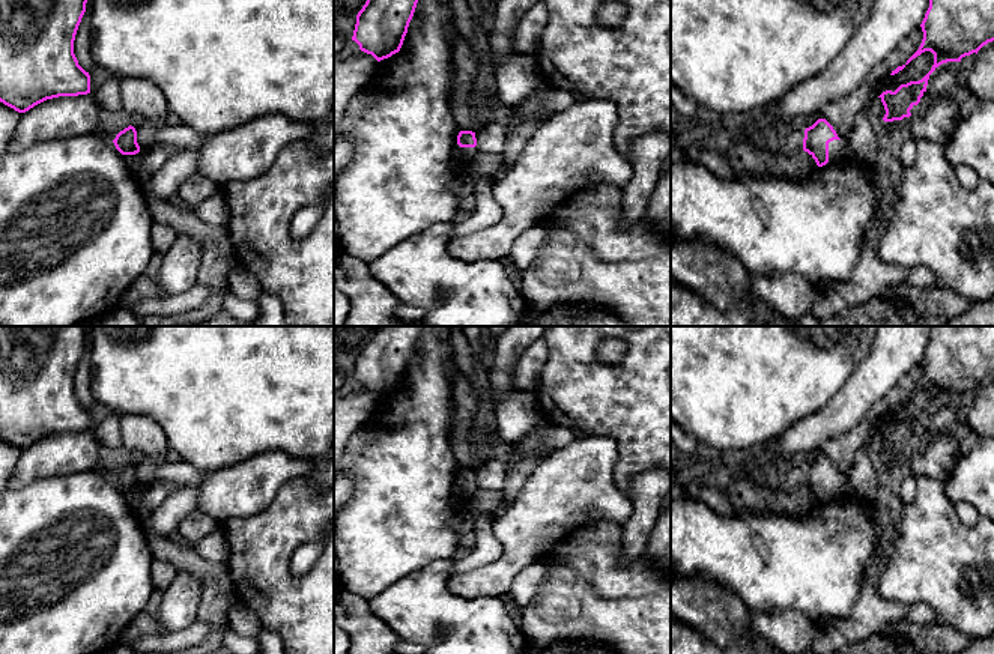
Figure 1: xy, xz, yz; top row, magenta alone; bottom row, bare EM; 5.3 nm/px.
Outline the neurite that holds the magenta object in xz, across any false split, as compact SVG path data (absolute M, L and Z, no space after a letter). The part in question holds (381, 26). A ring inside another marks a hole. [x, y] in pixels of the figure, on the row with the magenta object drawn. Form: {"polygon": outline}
{"polygon": "M367 0L356 15L352 41L377 62L399 53L418 0Z"}

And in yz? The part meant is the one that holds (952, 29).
{"polygon": "M929 0L920 27L922 44L905 65L925 51L934 54L934 65L922 80L901 84L895 92L886 90L878 96L886 110L884 122L911 116L910 110L920 102L929 75L940 65L961 62L994 41L994 0Z"}

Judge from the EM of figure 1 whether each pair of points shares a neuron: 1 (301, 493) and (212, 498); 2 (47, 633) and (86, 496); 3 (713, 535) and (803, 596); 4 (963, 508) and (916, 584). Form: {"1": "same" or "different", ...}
{"1": "different", "2": "same", "3": "same", "4": "different"}

